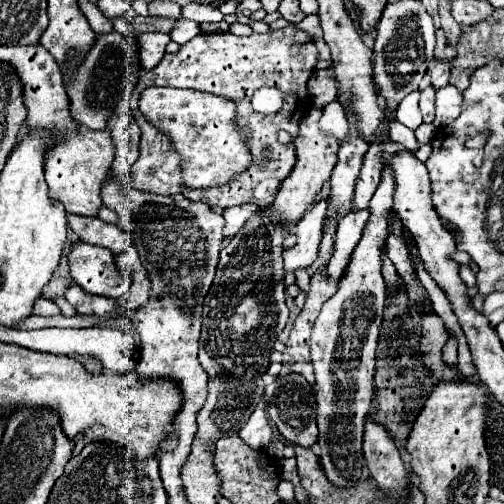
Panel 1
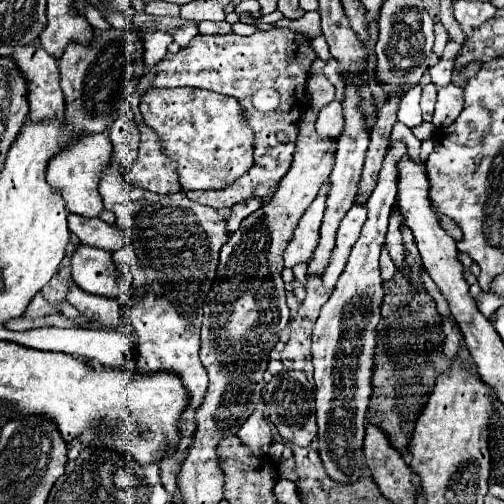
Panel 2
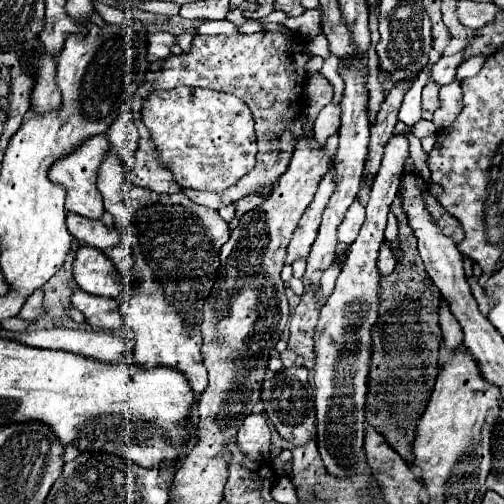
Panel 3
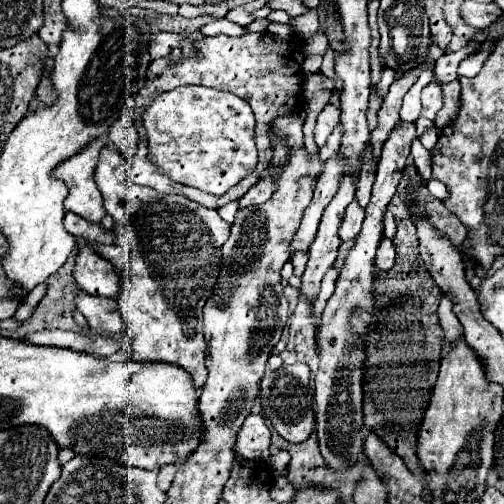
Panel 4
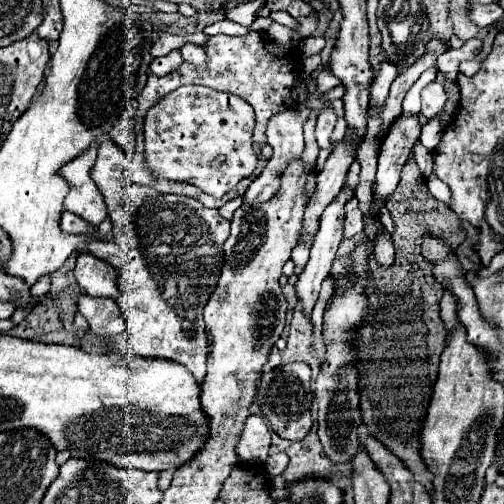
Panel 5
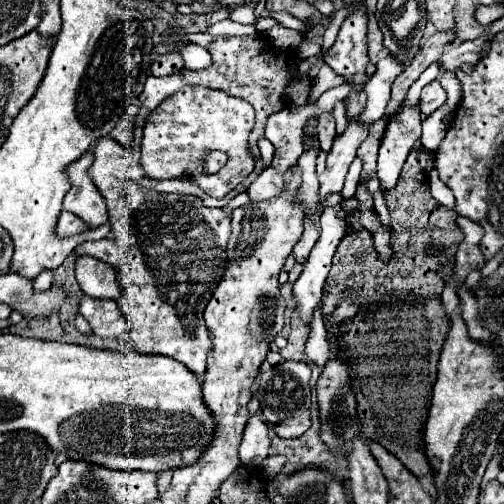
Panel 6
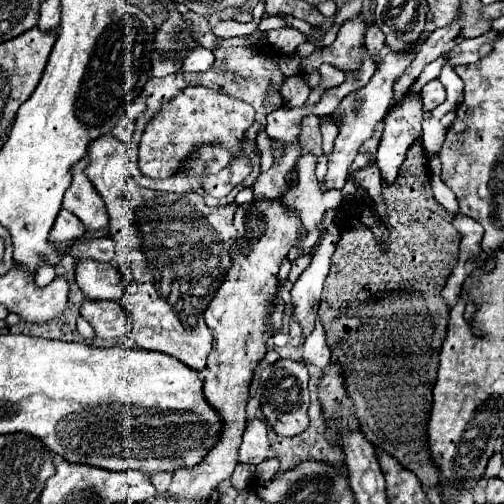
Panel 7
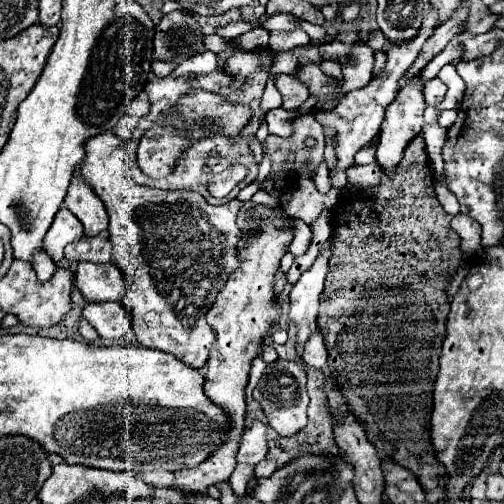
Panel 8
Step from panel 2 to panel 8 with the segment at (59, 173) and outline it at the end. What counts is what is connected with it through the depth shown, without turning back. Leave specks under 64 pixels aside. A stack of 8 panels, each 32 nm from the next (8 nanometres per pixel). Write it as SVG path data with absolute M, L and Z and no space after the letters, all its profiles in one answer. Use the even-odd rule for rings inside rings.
M76 168L68 194L64 198L64 206L82 222L84 236L100 236L108 230L108 214L102 200L92 192L90 186L84 184L80 172Z

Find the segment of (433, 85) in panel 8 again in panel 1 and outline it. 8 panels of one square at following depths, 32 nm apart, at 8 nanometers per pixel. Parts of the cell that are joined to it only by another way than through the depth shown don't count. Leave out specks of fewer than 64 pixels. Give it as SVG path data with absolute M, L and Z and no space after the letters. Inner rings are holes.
M426 86L426 88L422 90L420 110L422 110L424 122L432 122L432 120L434 120L434 94L436 94L436 88L434 88L434 86Z

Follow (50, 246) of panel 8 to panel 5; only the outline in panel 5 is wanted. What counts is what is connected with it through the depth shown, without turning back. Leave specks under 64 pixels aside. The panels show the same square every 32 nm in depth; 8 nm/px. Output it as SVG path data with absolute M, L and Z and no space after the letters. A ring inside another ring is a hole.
M62 212L60 230L66 234L94 234L96 228L72 212Z

